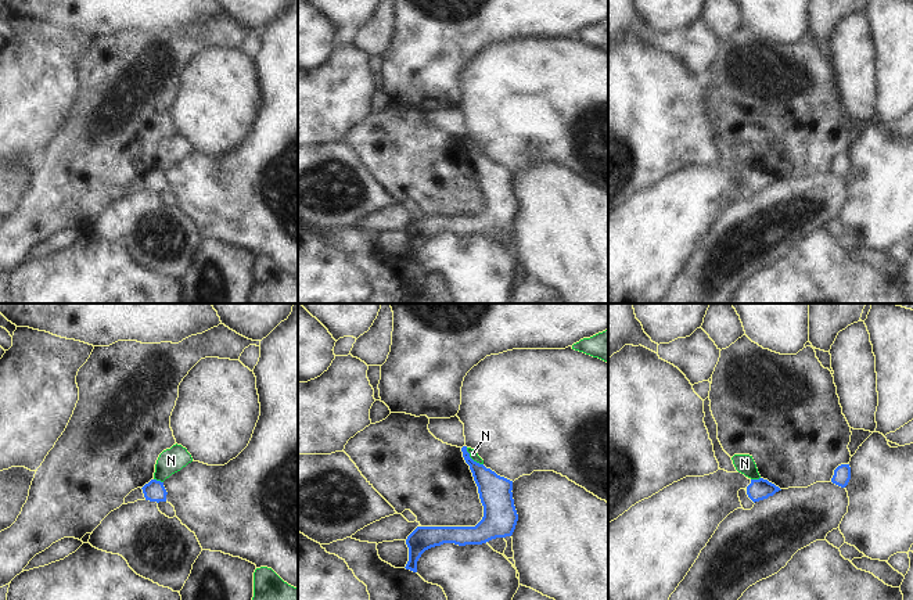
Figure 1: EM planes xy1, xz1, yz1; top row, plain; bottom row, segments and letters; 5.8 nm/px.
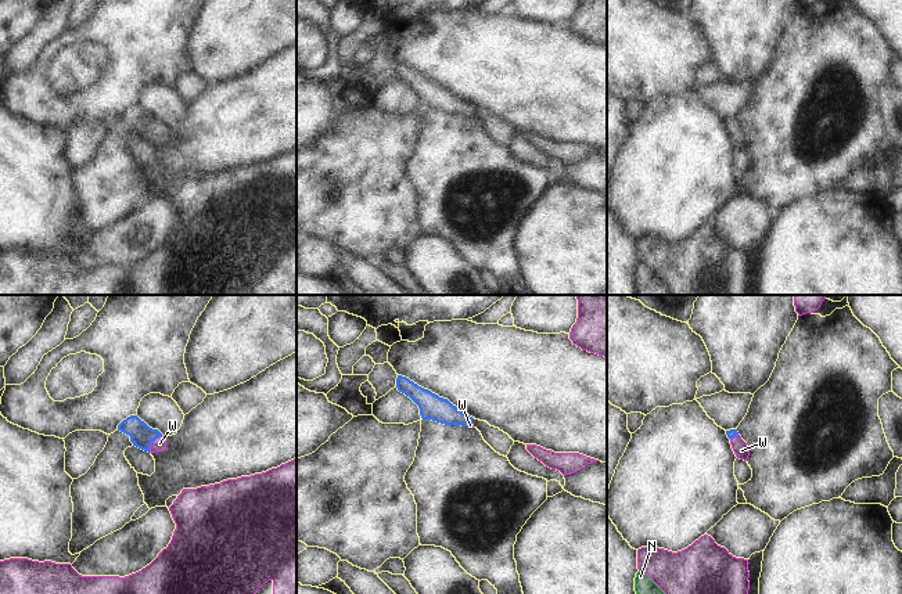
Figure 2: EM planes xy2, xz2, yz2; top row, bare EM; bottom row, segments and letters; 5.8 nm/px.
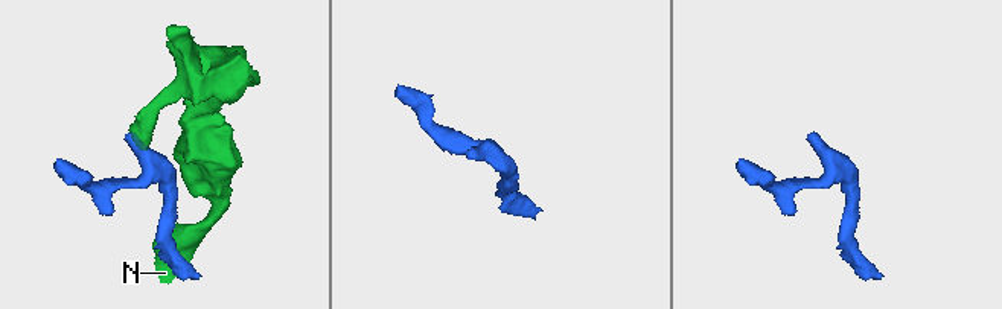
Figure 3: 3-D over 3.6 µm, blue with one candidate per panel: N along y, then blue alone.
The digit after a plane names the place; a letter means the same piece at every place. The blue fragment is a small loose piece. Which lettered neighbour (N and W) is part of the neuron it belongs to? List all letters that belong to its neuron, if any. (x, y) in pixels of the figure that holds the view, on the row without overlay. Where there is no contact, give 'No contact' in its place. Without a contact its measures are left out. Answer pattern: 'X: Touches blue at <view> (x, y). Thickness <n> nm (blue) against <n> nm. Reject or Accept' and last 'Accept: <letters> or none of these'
N: Touches blue at xz1 (471, 148). Thickness 190 nm (blue) against 50 nm. Reject
W: Touches blue at xy2 (153, 130). Thickness 140 nm (blue) against 80 nm. Accept
Accept: W

